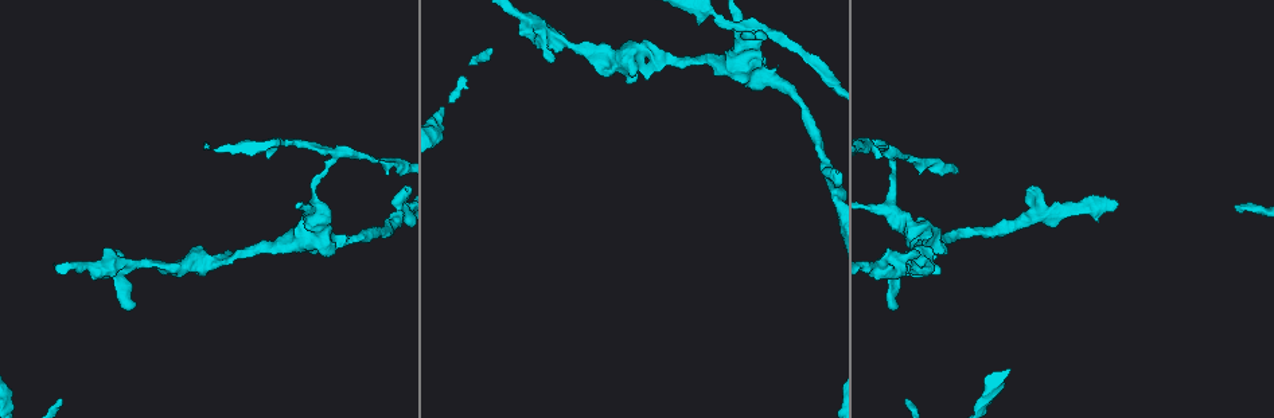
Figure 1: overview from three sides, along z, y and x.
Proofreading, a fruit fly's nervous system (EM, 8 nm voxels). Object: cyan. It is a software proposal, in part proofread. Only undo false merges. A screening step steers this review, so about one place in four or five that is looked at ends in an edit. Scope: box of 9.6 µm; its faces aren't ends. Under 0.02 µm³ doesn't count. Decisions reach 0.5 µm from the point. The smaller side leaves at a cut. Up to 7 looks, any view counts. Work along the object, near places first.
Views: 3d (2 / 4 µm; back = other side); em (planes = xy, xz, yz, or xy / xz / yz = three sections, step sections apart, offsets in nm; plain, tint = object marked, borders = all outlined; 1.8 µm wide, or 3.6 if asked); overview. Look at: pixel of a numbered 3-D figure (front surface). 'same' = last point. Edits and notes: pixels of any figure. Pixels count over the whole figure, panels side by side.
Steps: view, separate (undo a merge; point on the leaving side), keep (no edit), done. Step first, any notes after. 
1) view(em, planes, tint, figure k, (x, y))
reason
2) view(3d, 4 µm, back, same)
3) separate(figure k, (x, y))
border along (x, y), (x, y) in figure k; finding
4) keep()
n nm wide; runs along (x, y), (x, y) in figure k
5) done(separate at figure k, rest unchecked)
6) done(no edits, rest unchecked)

view(em, planes, tint, figure 1, (399, 219))
a fork

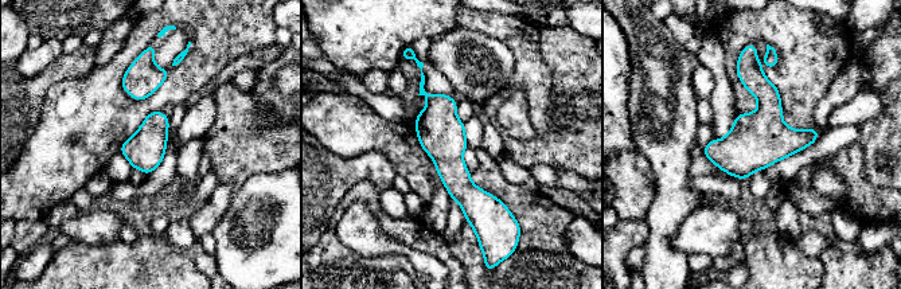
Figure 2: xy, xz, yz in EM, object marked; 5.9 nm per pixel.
keep()
runs along (431, 97), (449, 166), (480, 222) in figure 2; all the same neuron

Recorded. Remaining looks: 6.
view(em, planes, tint, figure 1, (549, 42))

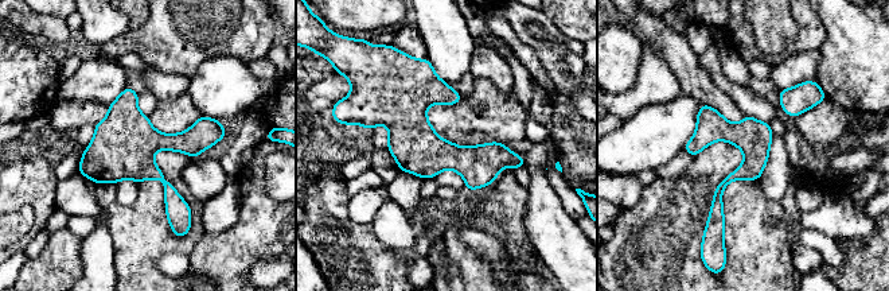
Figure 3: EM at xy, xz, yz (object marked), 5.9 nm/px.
keep()
runs along (427, 70), (418, 128), (445, 155), (521, 163) in figure 3; one neuron here

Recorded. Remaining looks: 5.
view(em, planes, plain, figure 1, (895, 160))
thick turns thin

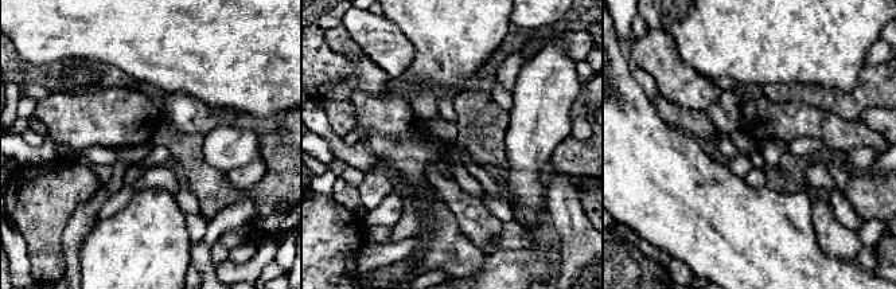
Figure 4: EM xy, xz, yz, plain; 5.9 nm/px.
view(em, planes, tint, same)
where the object lies

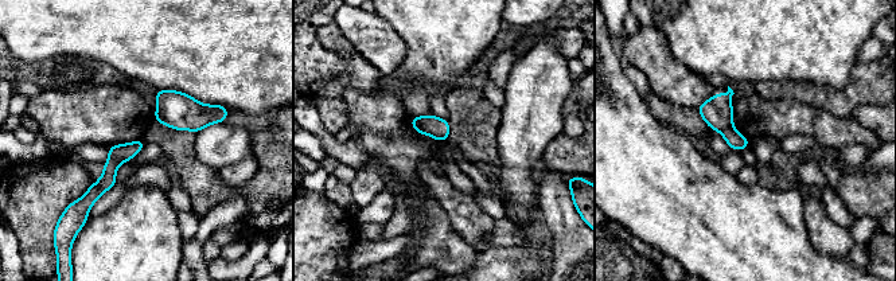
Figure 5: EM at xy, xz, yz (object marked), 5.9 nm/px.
separate(figure 5, (717, 112))
100 nm wide; border along (731, 125), (721, 132) in figure 5; two neurons meet here

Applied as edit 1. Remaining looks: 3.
done(separate at figure 5, rest unchecked)

